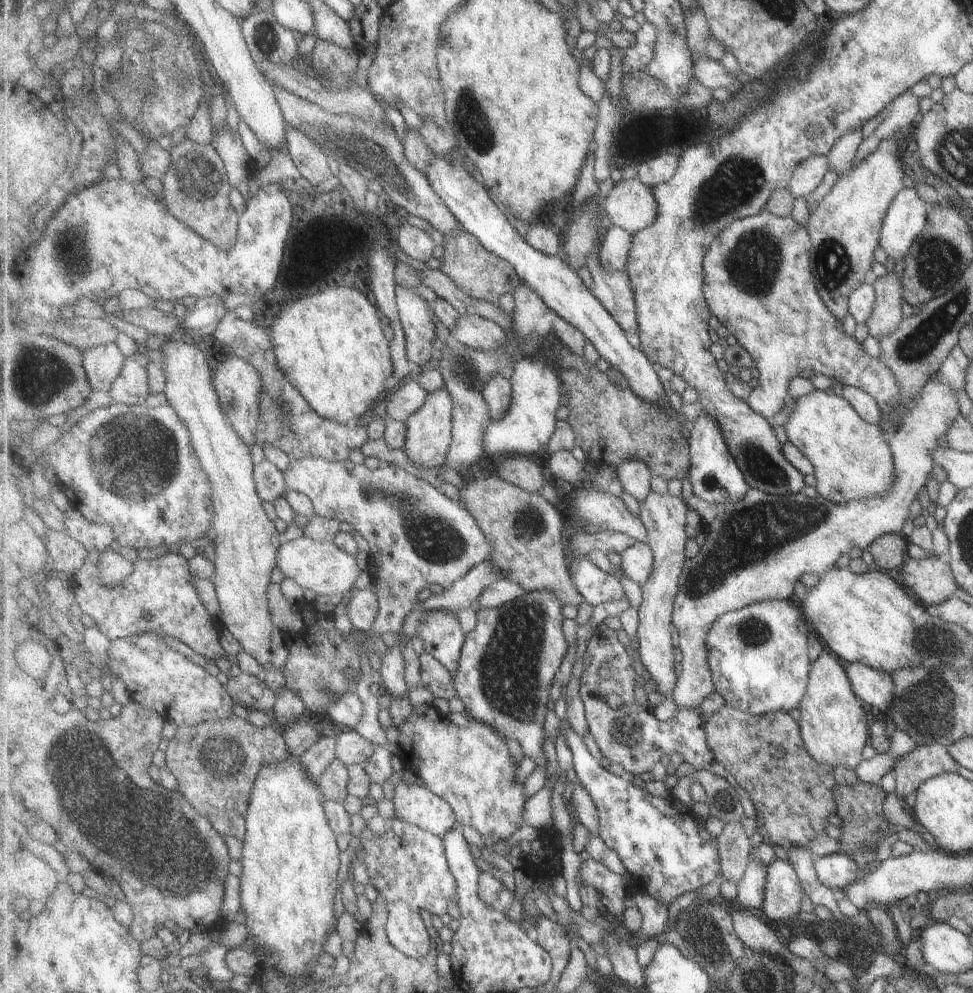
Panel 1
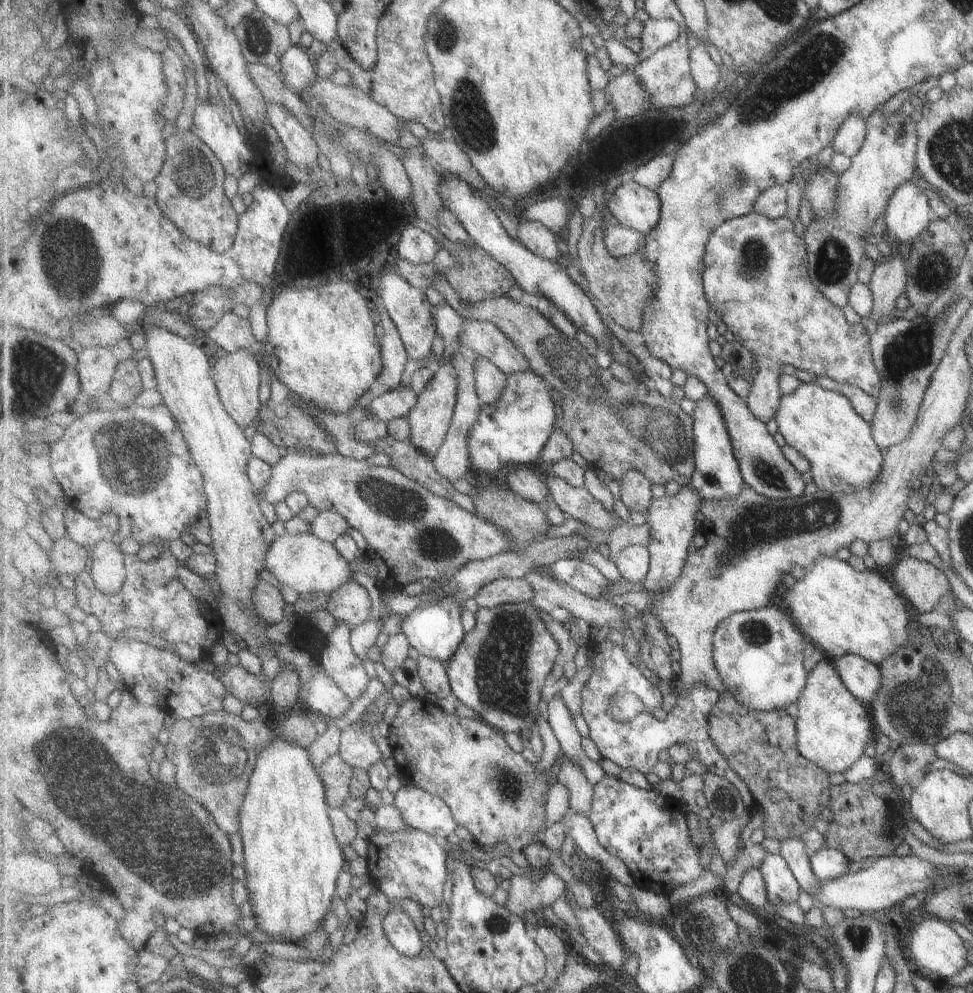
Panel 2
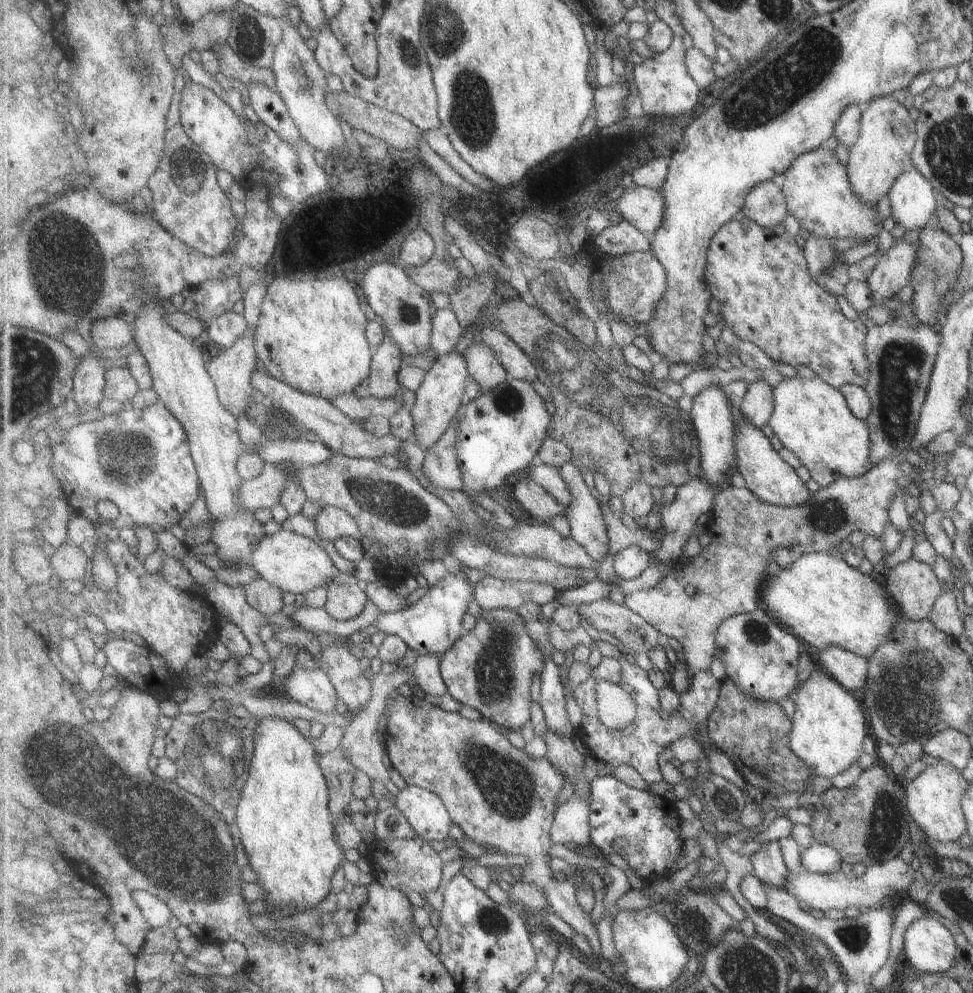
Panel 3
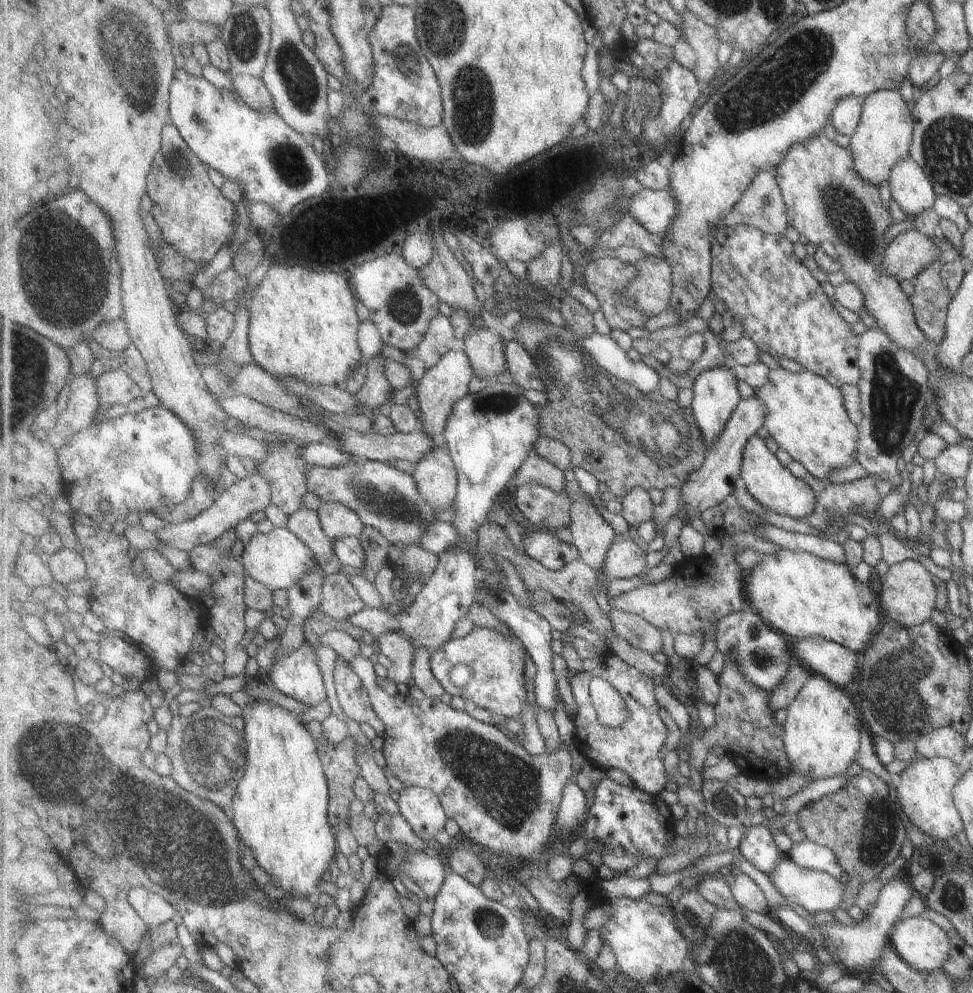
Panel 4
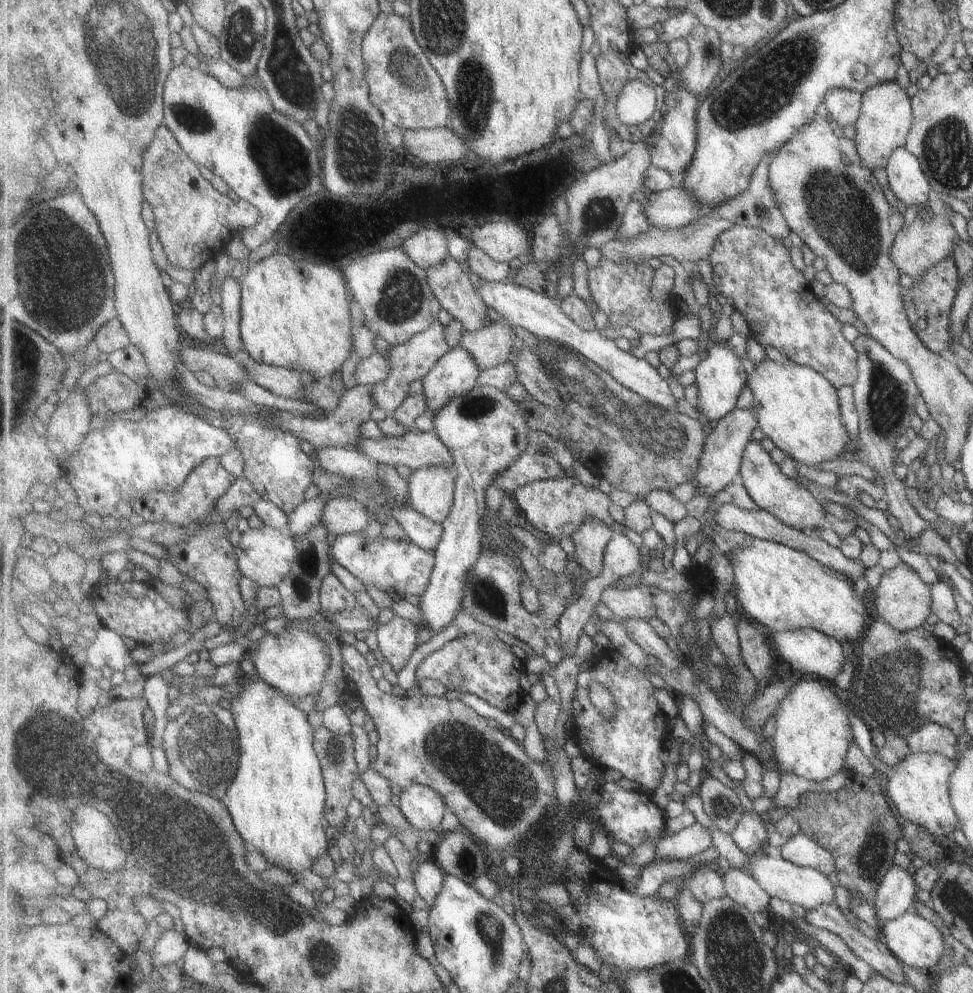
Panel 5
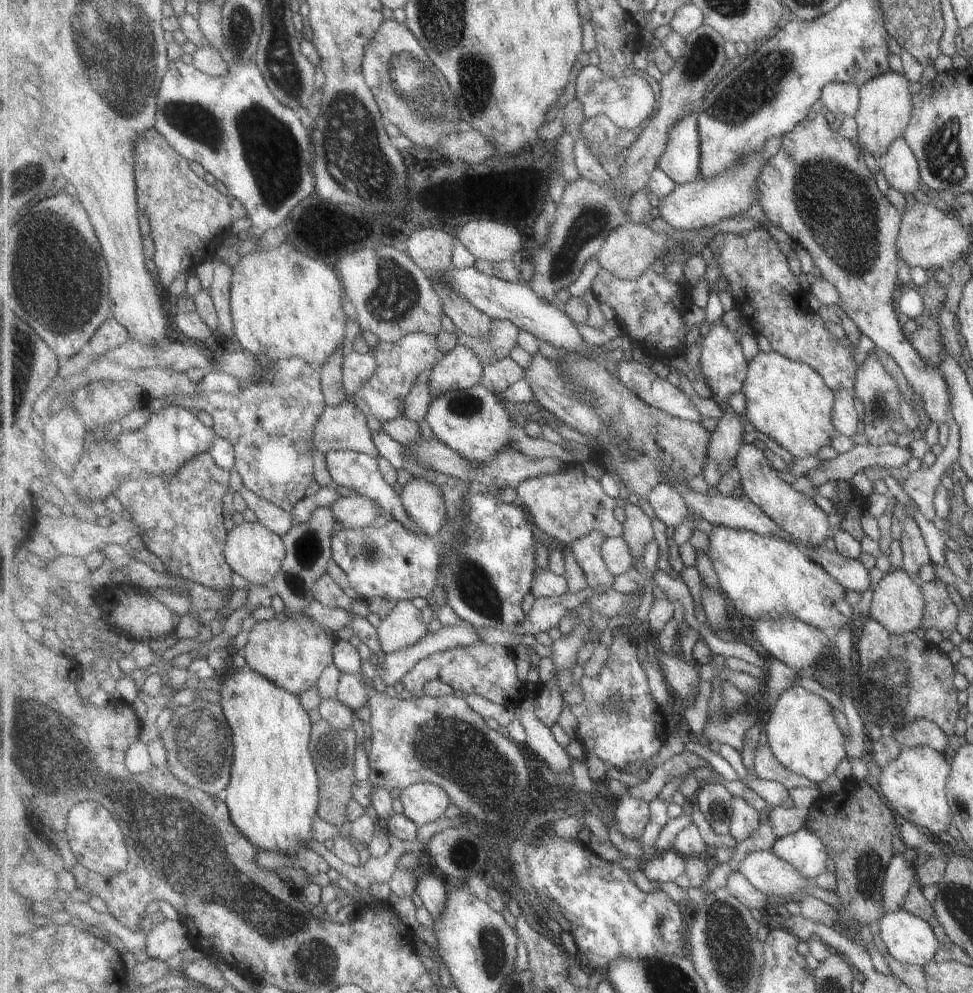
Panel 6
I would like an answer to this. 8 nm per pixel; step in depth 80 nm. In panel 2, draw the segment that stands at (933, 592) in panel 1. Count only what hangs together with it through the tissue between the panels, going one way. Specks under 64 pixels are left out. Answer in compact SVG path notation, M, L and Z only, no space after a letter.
M902 558L893 568L894 588L919 614L931 611L935 602L950 590L942 570L915 558Z

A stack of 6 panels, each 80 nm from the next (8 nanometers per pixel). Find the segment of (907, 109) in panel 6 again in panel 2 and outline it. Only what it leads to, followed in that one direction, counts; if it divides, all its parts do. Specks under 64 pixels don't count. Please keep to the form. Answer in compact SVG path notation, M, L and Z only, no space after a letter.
M880 107L874 114L865 118L867 134L865 134L865 144L853 159L851 165L841 174L842 185L839 186L839 214L835 218L819 218L812 220L806 228L804 235L807 244L811 281L837 306L847 306L849 304L850 291L856 283L859 283L859 266L867 258L868 242L873 243L875 238L869 236L869 230L875 226L875 222L886 215L887 206L890 205L891 198L895 195L895 190L903 185L903 180L907 180L913 172L913 146L917 145L917 128L909 116L903 116L901 112L895 111L886 116Z

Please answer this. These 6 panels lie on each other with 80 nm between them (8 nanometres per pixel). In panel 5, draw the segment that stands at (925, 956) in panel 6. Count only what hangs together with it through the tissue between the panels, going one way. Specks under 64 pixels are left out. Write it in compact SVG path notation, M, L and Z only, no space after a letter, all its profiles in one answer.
M912 910L880 924L880 939L904 965L929 972L942 955L938 928Z

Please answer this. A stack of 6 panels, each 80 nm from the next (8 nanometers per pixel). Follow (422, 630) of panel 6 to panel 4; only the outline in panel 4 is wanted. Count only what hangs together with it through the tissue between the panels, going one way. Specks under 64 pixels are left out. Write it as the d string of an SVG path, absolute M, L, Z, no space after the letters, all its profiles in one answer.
M389 631L378 637L377 648L392 662L386 679L394 684L409 684L413 680L413 658L416 649L410 639L402 632Z

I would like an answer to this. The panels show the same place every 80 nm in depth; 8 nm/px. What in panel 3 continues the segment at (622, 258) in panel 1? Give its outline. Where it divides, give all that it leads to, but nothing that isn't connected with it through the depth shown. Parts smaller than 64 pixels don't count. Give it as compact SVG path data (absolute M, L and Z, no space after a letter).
M623 218L620 223L603 228L591 242L606 255L615 256L641 251L649 252L653 238L655 238L654 233L643 232Z

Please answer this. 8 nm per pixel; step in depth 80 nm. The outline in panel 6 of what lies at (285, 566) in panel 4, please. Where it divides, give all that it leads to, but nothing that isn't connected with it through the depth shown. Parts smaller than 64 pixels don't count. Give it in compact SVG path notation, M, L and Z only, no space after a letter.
M243 522L233 526L224 542L224 555L235 573L240 574L252 585L265 585L273 582L282 569L288 553L286 542L281 535L269 530L261 522Z

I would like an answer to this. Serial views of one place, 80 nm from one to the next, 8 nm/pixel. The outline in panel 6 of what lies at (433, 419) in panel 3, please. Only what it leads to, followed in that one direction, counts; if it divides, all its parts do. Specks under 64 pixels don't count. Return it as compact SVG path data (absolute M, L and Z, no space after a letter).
M458 344L433 368L429 384L432 397L479 385L486 369L475 350Z

